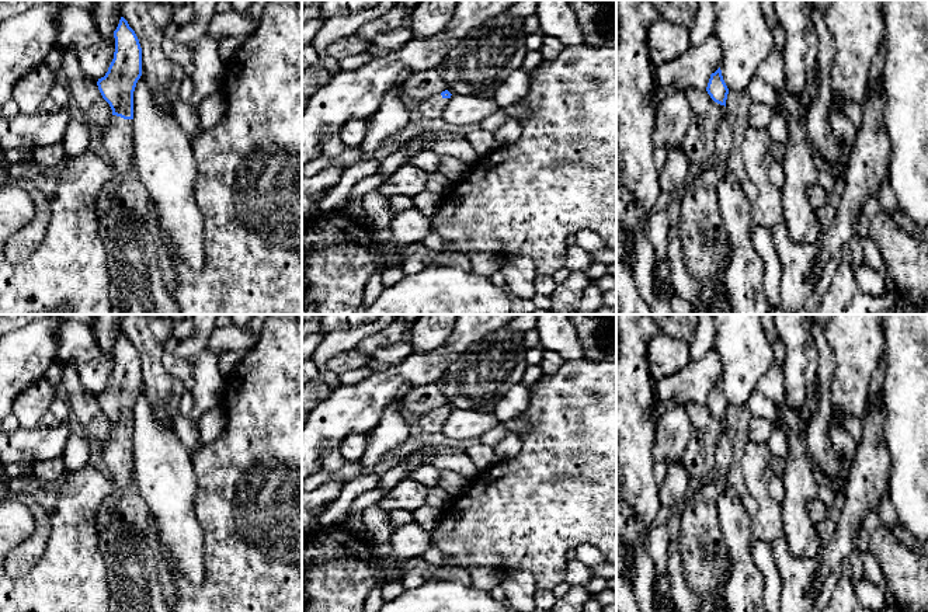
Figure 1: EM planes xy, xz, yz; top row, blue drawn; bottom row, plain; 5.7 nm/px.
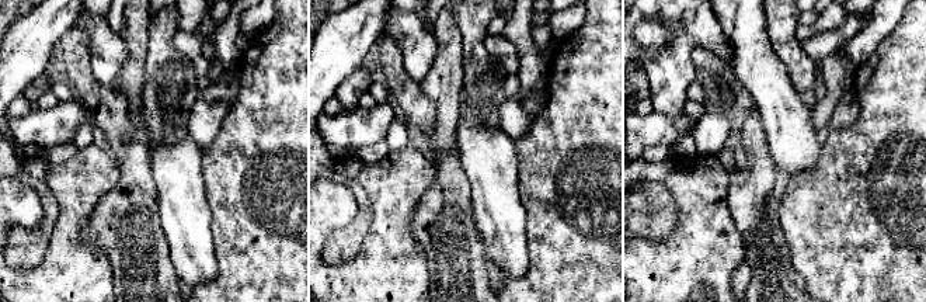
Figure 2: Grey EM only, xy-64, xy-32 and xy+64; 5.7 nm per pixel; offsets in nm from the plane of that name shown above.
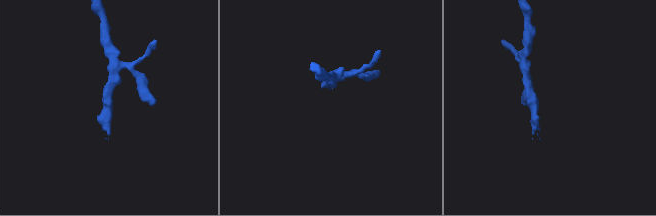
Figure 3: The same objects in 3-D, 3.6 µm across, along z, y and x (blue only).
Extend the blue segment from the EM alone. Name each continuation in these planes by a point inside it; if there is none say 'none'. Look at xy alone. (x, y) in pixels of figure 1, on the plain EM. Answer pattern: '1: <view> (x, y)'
1: xy (118, 451)

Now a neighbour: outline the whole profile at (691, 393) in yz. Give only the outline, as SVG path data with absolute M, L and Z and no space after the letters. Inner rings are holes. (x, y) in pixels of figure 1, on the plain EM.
M715 348L699 361L689 362L675 375L654 382L654 403L674 399L677 404L696 403L706 406L710 389L722 379L722 361Z

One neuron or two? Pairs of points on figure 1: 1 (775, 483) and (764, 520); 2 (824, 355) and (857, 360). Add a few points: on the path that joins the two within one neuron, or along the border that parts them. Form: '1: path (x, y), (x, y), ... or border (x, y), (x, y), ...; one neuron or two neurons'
1: border (772, 473), (768, 482), (768, 493), (779, 503); two neurons
2: border (823, 329), (834, 358), (830, 389); two neurons

